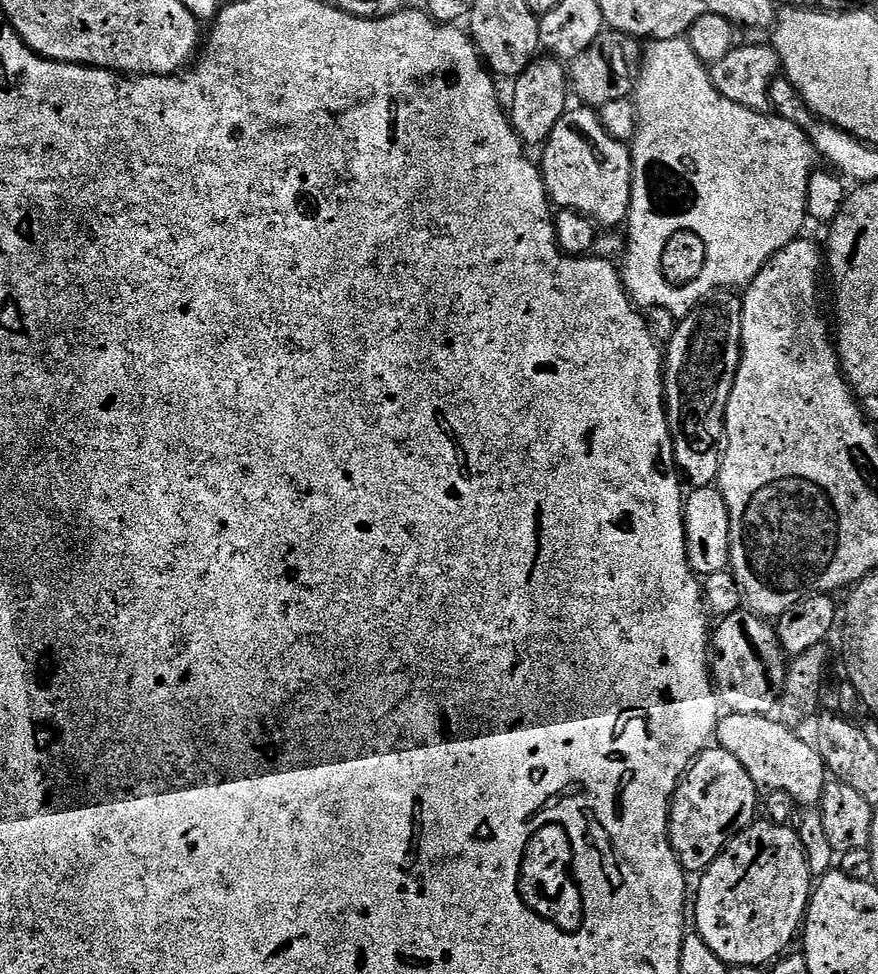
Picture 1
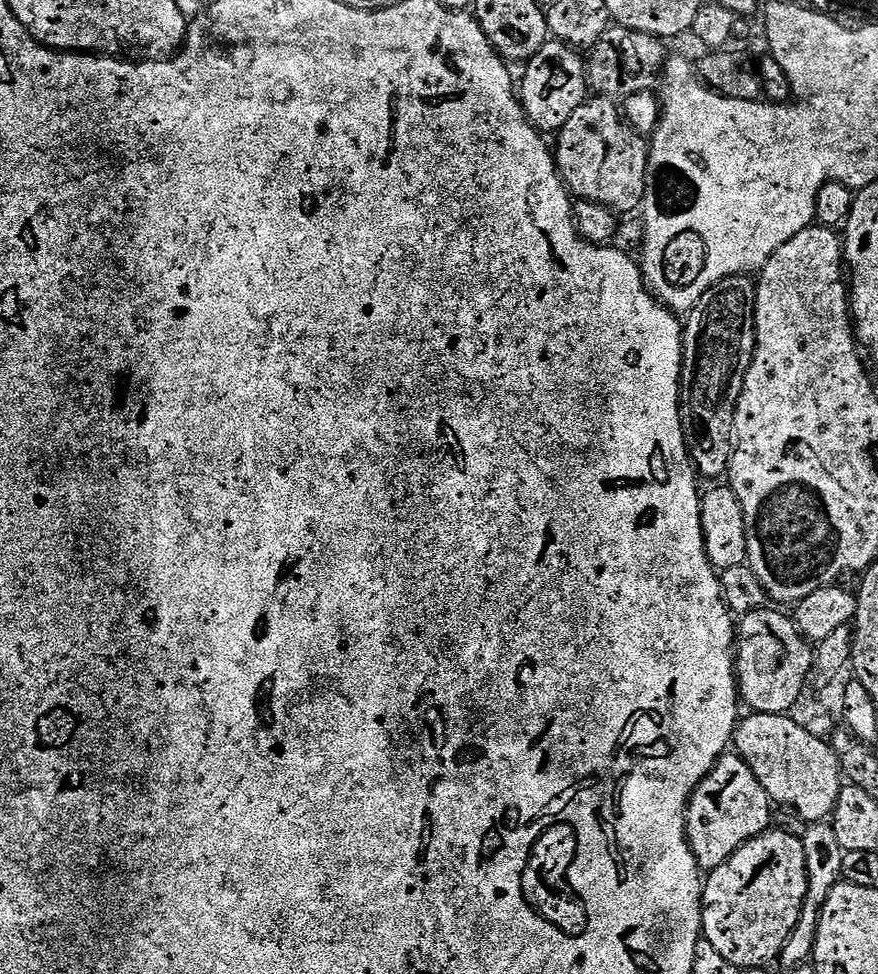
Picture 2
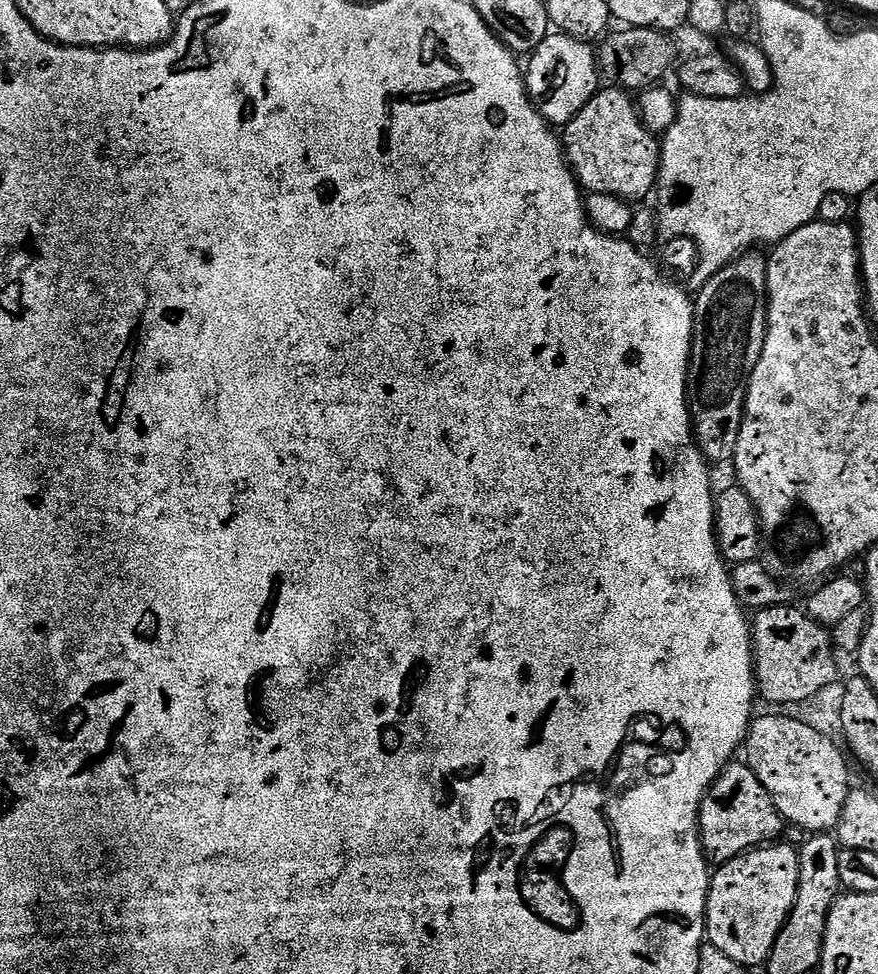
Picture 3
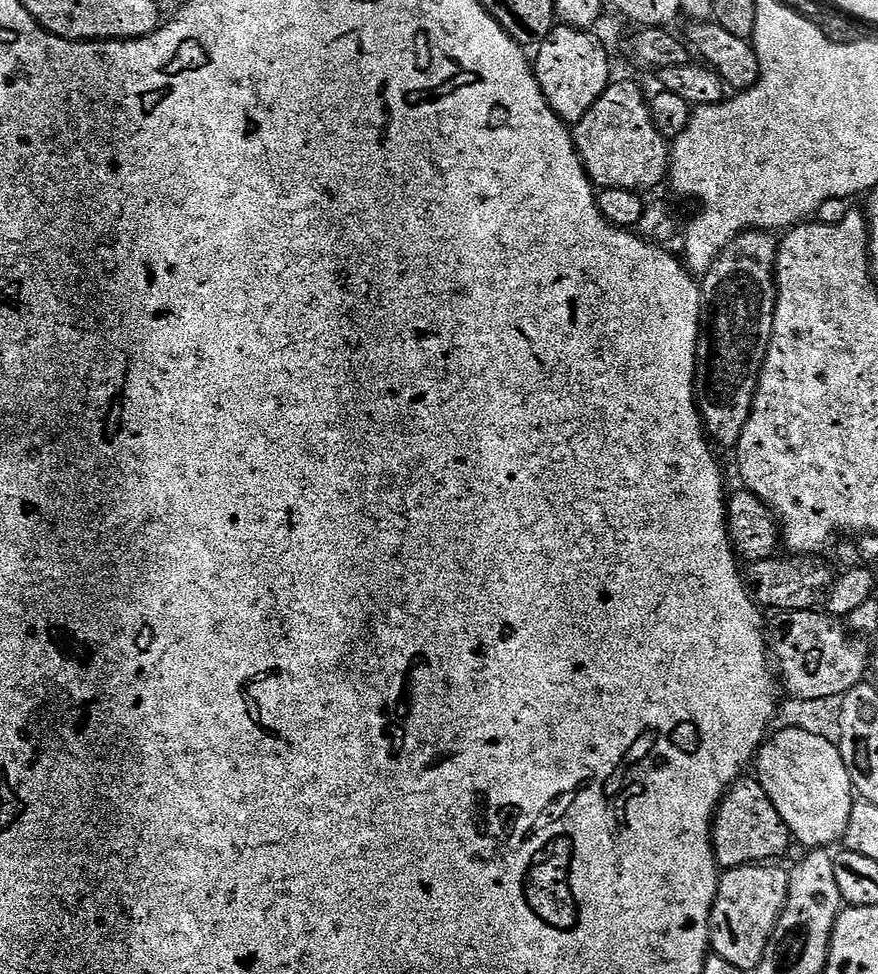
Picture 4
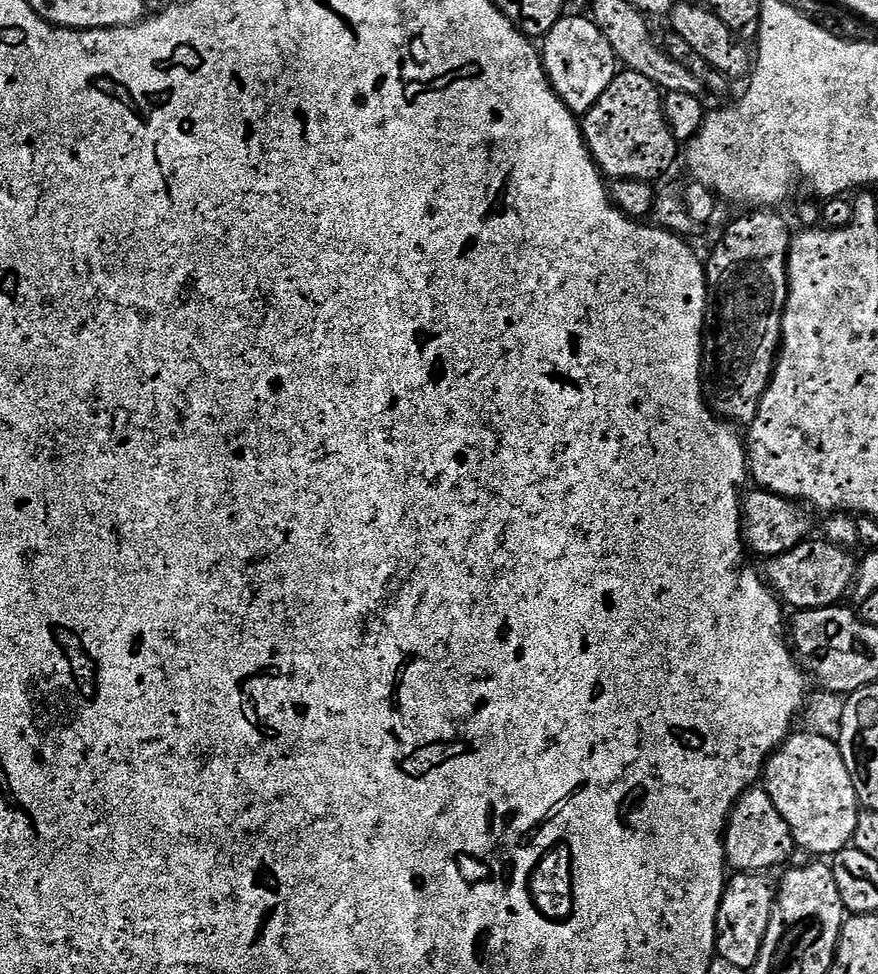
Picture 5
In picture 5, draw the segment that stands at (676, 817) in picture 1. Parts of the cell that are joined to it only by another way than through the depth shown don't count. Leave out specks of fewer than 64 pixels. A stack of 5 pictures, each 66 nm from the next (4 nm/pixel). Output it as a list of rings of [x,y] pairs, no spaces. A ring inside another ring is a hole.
[[[760,786],[749,788],[732,807],[728,828],[724,832],[724,858],[727,867],[736,874],[768,874],[771,873],[771,868],[783,869],[789,863],[787,860],[791,858],[792,852],[796,851],[790,826],[786,826],[786,818],[778,814],[778,806],[774,806],[770,794]]]

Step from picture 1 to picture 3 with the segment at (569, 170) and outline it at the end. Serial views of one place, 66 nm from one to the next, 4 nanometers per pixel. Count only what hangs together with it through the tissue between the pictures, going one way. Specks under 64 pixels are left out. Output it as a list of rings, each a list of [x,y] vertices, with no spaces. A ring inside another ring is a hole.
[[[604,86],[580,113],[562,128],[569,168],[585,193],[597,192],[640,202],[656,186],[660,169],[660,140],[640,121],[637,101],[619,86]]]

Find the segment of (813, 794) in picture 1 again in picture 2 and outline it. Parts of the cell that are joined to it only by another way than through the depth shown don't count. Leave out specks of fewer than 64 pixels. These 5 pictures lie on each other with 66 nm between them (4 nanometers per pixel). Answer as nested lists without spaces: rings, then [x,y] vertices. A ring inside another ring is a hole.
[[[788,714],[745,715],[736,726],[734,752],[754,770],[769,800],[777,805],[788,803],[804,822],[824,822],[831,817],[842,787],[839,760],[831,743],[810,734],[799,719]]]

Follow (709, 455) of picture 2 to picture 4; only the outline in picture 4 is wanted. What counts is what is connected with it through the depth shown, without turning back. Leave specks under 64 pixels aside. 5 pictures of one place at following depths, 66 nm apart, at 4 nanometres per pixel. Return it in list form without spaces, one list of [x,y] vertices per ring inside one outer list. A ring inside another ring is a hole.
[[[771,231],[741,232],[722,250],[722,254],[702,277],[700,305],[700,341],[696,347],[696,408],[700,412],[707,435],[717,445],[735,449],[742,438],[742,430],[752,413],[752,400],[760,381],[760,367],[774,330],[776,309],[776,250],[778,240]]]

